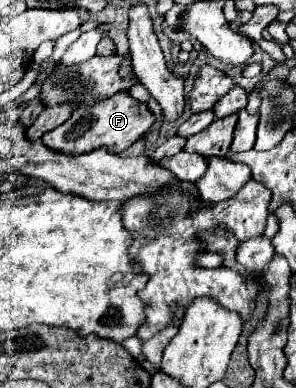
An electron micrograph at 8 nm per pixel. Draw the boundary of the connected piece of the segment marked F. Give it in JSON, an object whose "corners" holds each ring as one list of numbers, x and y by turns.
{"corners":[[116,92,112,98,104,98,90,106,80,106,72,112,72,116,58,128,50,130,42,136,42,142,58,152,66,154,84,154,88,150,96,150,100,146,108,146,112,154,120,154,124,148,134,144,148,128,154,124,156,116,150,108,138,100,134,100,128,92]]}

